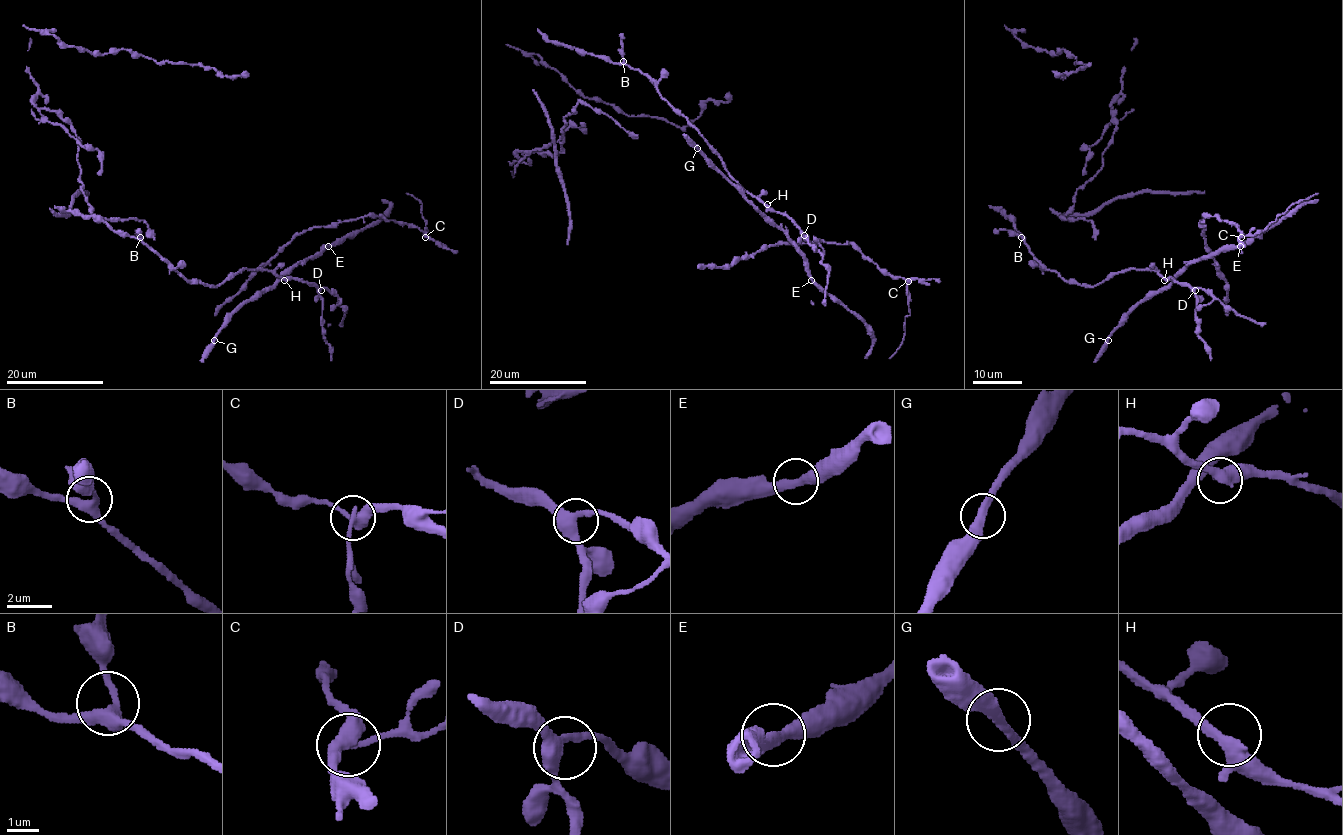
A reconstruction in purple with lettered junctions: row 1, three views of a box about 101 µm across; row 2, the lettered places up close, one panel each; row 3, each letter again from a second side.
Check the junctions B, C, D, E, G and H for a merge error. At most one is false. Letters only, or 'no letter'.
C

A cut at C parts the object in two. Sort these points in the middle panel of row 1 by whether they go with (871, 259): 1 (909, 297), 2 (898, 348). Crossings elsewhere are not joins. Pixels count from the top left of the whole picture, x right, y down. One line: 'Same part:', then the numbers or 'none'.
Same part: none

